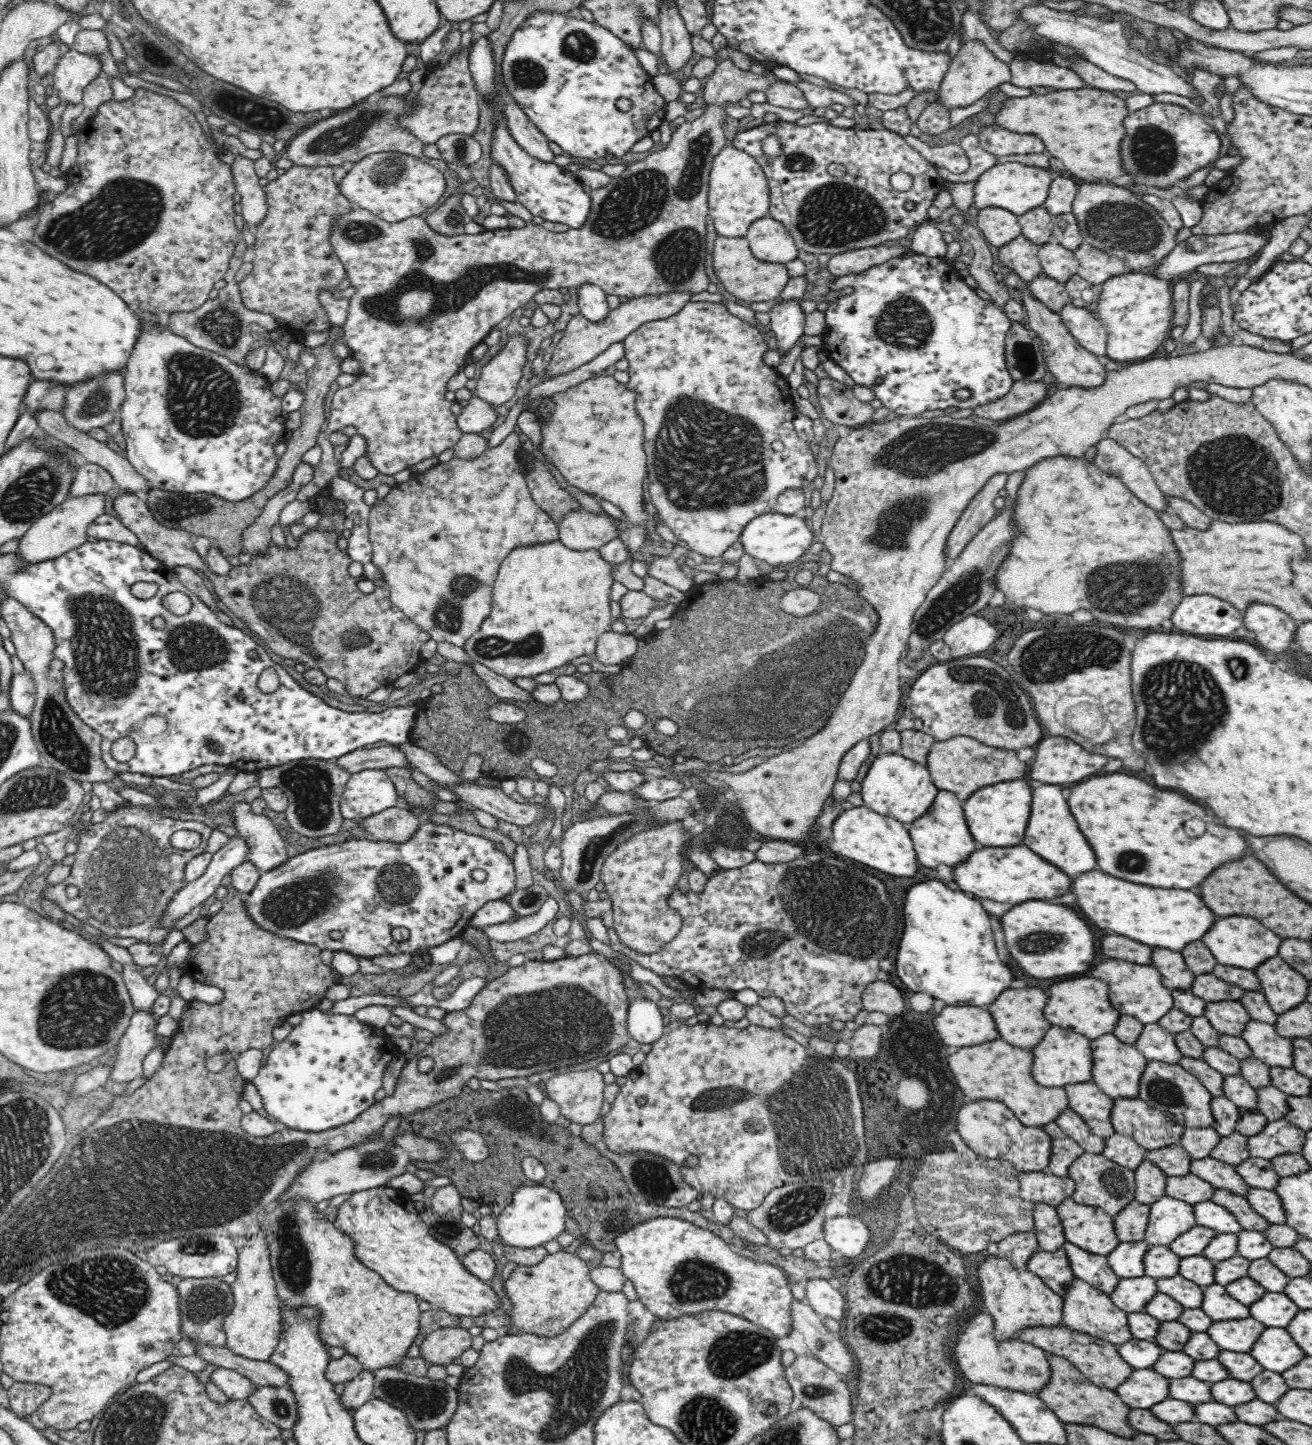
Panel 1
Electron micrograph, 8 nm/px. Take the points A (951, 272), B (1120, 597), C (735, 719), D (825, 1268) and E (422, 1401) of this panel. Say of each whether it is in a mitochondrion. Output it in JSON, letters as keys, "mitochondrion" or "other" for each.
{"A":"other","B":"mitochondrion","C":"mitochondrion","D":"other","E":"mitochondrion"}

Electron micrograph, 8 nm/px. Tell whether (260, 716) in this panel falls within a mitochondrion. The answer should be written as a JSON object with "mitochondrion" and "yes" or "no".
{"mitochondrion":"no"}

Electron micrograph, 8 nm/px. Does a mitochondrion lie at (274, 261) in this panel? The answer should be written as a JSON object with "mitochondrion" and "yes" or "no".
{"mitochondrion":"no"}

